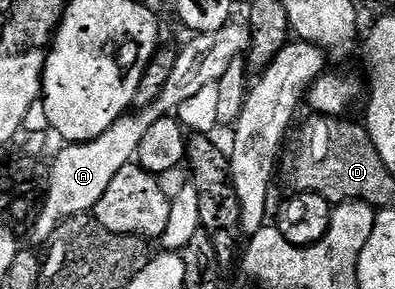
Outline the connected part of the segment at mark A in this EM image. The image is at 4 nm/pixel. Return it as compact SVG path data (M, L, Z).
M230 21L220 31L196 33L190 38L192 41L188 43L184 49L180 48L177 52L177 63L173 63L173 75L169 75L169 83L165 83L165 91L161 91L161 95L153 103L149 103L149 107L144 109L135 109L133 115L125 115L121 119L117 119L117 123L113 123L113 127L109 127L109 131L105 131L105 135L97 135L97 139L92 141L76 141L68 144L67 149L63 149L55 157L55 162L50 162L49 176L51 185L47 189L47 201L43 205L43 210L34 225L30 226L29 234L35 241L50 242L55 229L61 222L70 217L75 217L79 213L90 214L94 210L97 199L101 199L101 195L105 195L105 190L109 187L109 182L113 180L113 175L117 175L117 171L121 171L121 167L132 164L136 160L139 144L145 135L145 131L149 131L149 127L153 127L153 123L157 123L157 119L162 117L170 117L178 114L181 103L186 103L189 99L193 99L193 95L198 95L201 87L209 87L216 84L223 74L227 72L227 68L237 57L243 57L247 50L251 48L251 31L248 24Z

